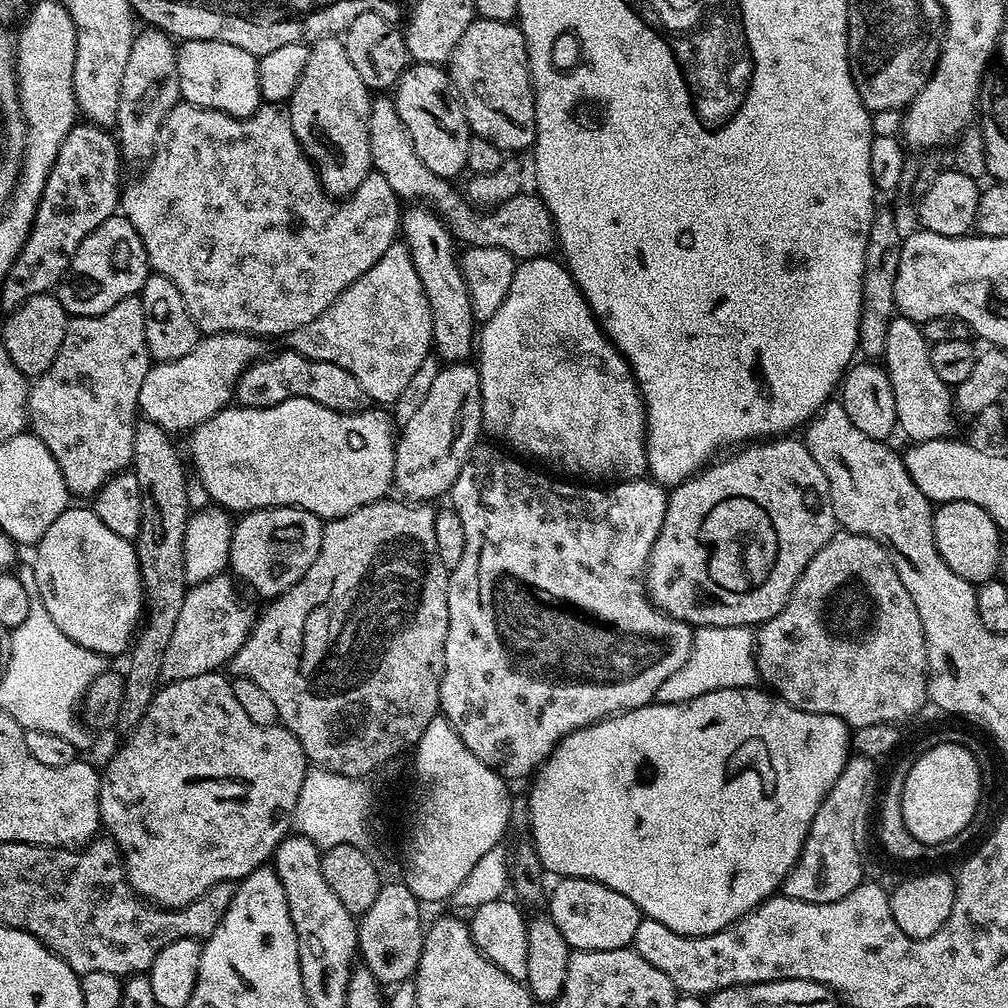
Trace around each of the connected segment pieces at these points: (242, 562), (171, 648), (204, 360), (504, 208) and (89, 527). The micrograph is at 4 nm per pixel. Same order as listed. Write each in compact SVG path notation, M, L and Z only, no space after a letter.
M260 508L257 512L245 512L235 521L232 529L228 568L237 581L245 580L258 595L275 598L290 590L290 586L297 584L302 574L310 570L310 562L318 558L323 533L324 524L320 517L301 508Z
M220 573L210 579L191 585L183 598L182 609L174 624L170 644L163 654L161 683L182 681L199 674L213 672L225 667L234 654L241 649L255 624L258 612L248 603L241 603L235 596L237 583L231 575Z
M213 332L197 339L194 350L190 350L190 354L182 354L182 358L177 360L161 360L153 363L138 394L139 415L162 426L162 430L166 433L191 433L193 428L197 428L199 424L218 414L220 409L233 399L240 375L265 355L264 344L265 341L261 337L251 336L246 332Z
M380 94L373 99L368 119L368 133L370 134L372 167L376 172L382 174L382 178L386 178L386 182L390 182L390 190L394 190L394 194L401 201L423 202L431 208L448 225L448 231L457 241L465 240L463 243L473 248L501 248L516 257L517 261L548 256L551 248L553 251L557 247L556 227L552 221L552 215L549 214L548 207L540 201L539 195L521 194L497 204L495 208L477 210L461 193L460 197L452 189L453 181L451 179L434 174L434 170L426 170L422 158L418 158L418 154L414 150L414 142L410 142L410 134L402 126L402 118L398 118L396 102L391 95Z
M69 506L65 512L54 518L50 530L34 546L36 557L30 560L34 570L34 582L38 586L39 603L46 606L54 626L66 634L78 646L94 650L99 656L111 658L119 652L127 653L142 624L144 587L140 577L140 567L136 557L135 543L110 530L102 518L91 507L76 508Z

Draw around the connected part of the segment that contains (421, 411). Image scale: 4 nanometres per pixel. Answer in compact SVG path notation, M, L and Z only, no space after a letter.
M452 362L441 367L440 373L431 383L422 406L412 415L410 422L399 429L394 454L394 488L401 497L412 502L436 502L440 495L451 493L454 482L466 462L466 458L477 447L482 436L482 386L480 370L472 362Z

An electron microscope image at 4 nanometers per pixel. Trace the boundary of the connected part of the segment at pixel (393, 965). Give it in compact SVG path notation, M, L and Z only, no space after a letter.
M402 882L396 884L381 883L378 890L378 898L366 910L364 915L358 920L358 952L362 957L362 962L378 978L381 985L398 986L404 980L410 980L415 977L416 967L420 961L422 946L424 945L424 934L426 931L426 920L420 917L421 901L416 899L414 893L408 889Z

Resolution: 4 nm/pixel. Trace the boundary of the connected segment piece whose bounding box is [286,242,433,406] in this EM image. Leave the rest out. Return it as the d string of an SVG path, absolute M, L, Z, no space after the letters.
M403 242L391 244L314 322L306 322L298 330L289 332L286 337L287 347L306 358L314 358L322 362L330 362L334 366L342 366L354 378L358 378L358 386L362 386L365 397L380 406L391 405L398 398L406 384L414 375L414 370L421 365L422 360L433 351L432 346L432 315L426 294L422 290L422 282L418 278L418 270L414 270L412 255Z

